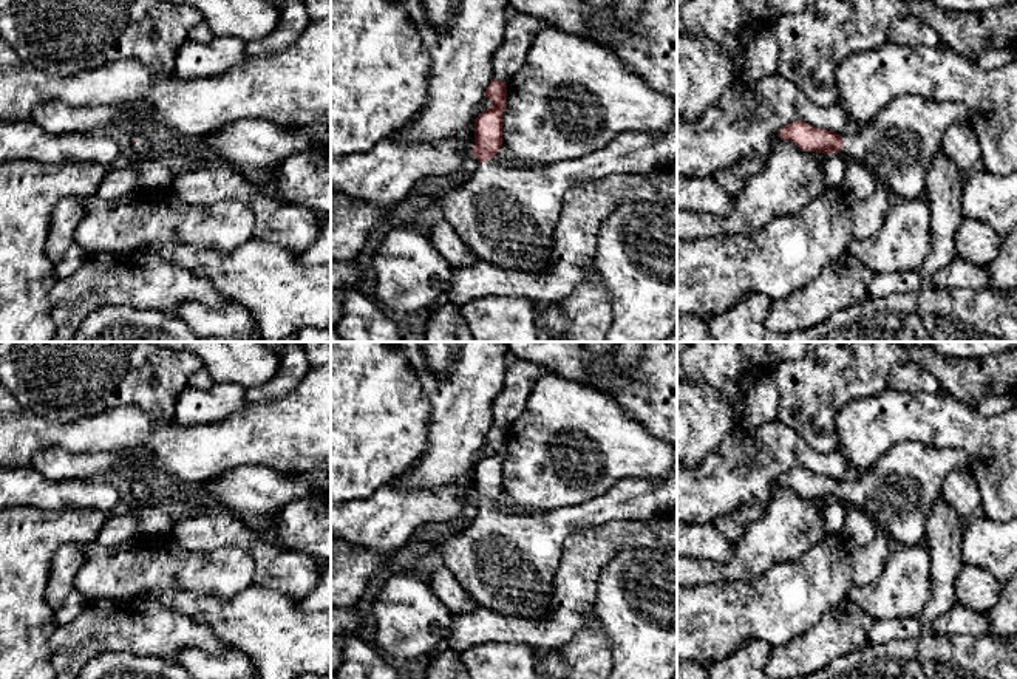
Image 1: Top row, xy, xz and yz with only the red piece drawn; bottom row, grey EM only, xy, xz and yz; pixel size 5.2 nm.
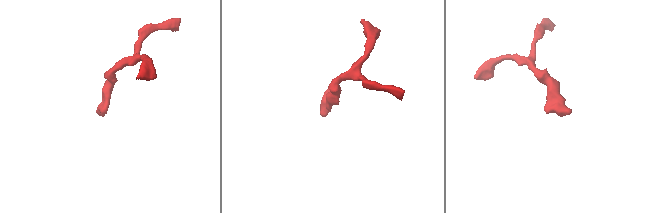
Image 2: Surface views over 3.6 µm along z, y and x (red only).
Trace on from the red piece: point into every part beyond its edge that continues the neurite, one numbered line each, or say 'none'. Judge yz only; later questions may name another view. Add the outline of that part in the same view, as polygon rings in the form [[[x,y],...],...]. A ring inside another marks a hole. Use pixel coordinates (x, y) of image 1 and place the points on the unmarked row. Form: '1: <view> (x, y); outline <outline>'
1: yz (898, 492); outline [[[895,444],[870,470],[844,484],[839,500],[866,512],[901,546],[926,540],[926,520],[952,470],[968,469],[961,449]]]

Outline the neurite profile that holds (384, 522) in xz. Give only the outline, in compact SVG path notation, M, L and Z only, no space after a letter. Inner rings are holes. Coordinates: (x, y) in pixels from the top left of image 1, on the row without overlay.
M484 445L474 456L465 486L402 489L394 479L365 500L331 506L331 538L380 554L399 551L416 529L430 523L453 523L473 500L474 466L491 453Z

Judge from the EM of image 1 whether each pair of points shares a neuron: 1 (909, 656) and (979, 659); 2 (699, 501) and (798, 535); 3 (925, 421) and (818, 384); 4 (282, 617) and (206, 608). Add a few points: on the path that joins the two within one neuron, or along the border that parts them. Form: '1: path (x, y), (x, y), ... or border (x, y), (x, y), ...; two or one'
1: path (926, 659), (962, 659); one
2: border (782, 487), (765, 506); two
3: border (887, 385), (880, 393), (850, 401), (833, 423); two
4: path (263, 617), (224, 617); one

